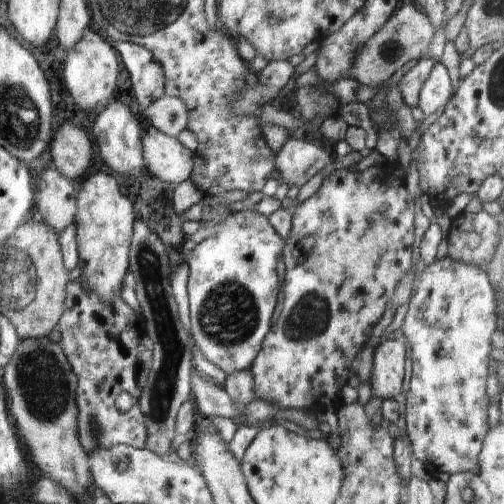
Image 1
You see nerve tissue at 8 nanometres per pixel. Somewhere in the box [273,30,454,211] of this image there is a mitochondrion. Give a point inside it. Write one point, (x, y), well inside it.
(390, 51)

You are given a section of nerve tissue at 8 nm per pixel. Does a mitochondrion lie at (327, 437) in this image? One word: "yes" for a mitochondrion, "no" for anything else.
no

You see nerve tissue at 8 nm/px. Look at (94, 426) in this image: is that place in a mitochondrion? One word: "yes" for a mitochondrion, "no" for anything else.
yes

